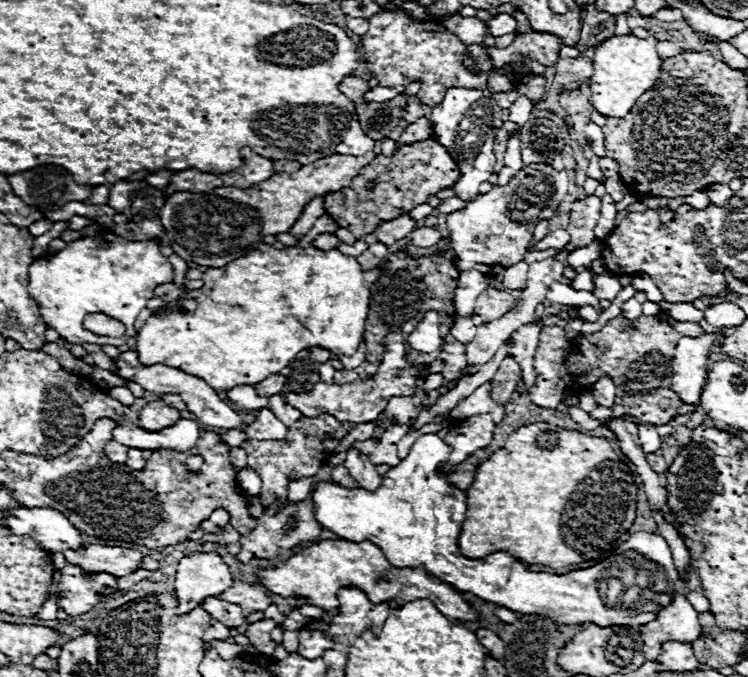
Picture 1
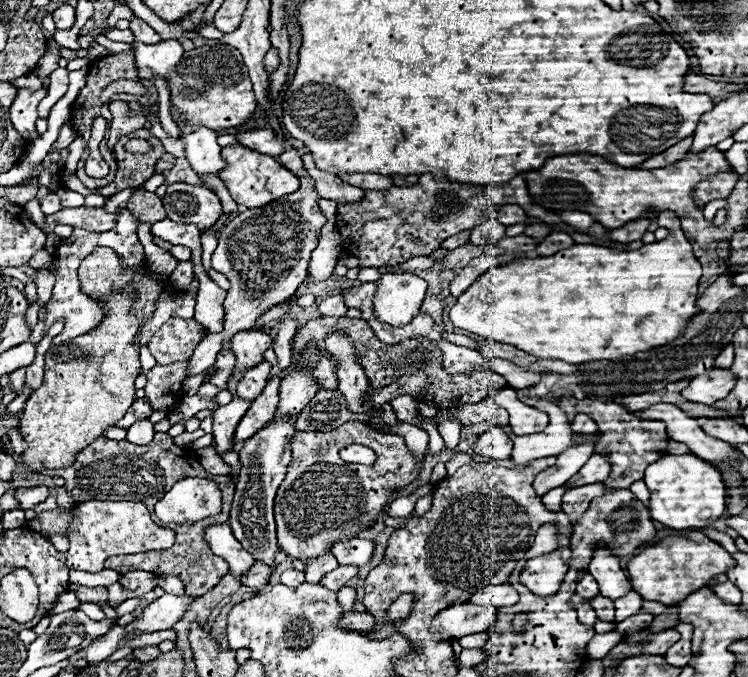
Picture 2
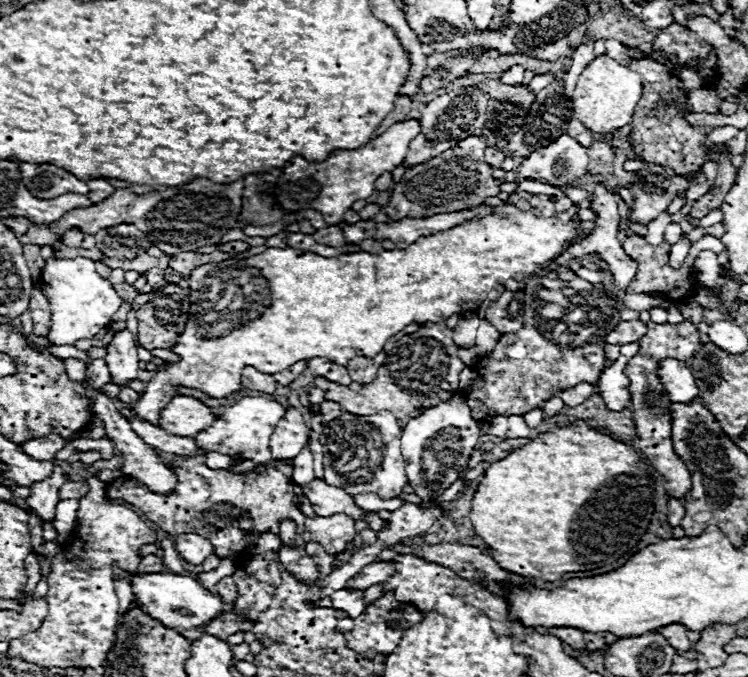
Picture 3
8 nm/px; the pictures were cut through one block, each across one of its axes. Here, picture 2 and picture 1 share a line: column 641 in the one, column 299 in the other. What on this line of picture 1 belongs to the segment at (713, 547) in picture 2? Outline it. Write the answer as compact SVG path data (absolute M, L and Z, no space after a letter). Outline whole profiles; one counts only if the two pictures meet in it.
M342 538L340 540L322 540L320 544L312 544L310 548L304 548L300 554L294 554L288 562L262 570L260 580L268 590L282 594L284 598L304 596L304 598L308 598L310 604L320 606L324 610L338 608L338 604L340 604L338 596L336 596L338 590L354 586L354 588L360 588L362 592L366 592L374 604L382 604L388 600L406 604L406 602L414 602L420 598L428 598L450 620L460 620L460 622L478 622L480 620L478 612L454 588L428 576L424 568L392 566L384 558L384 552L368 540L358 542L358 544L350 542L350 540L342 540Z

